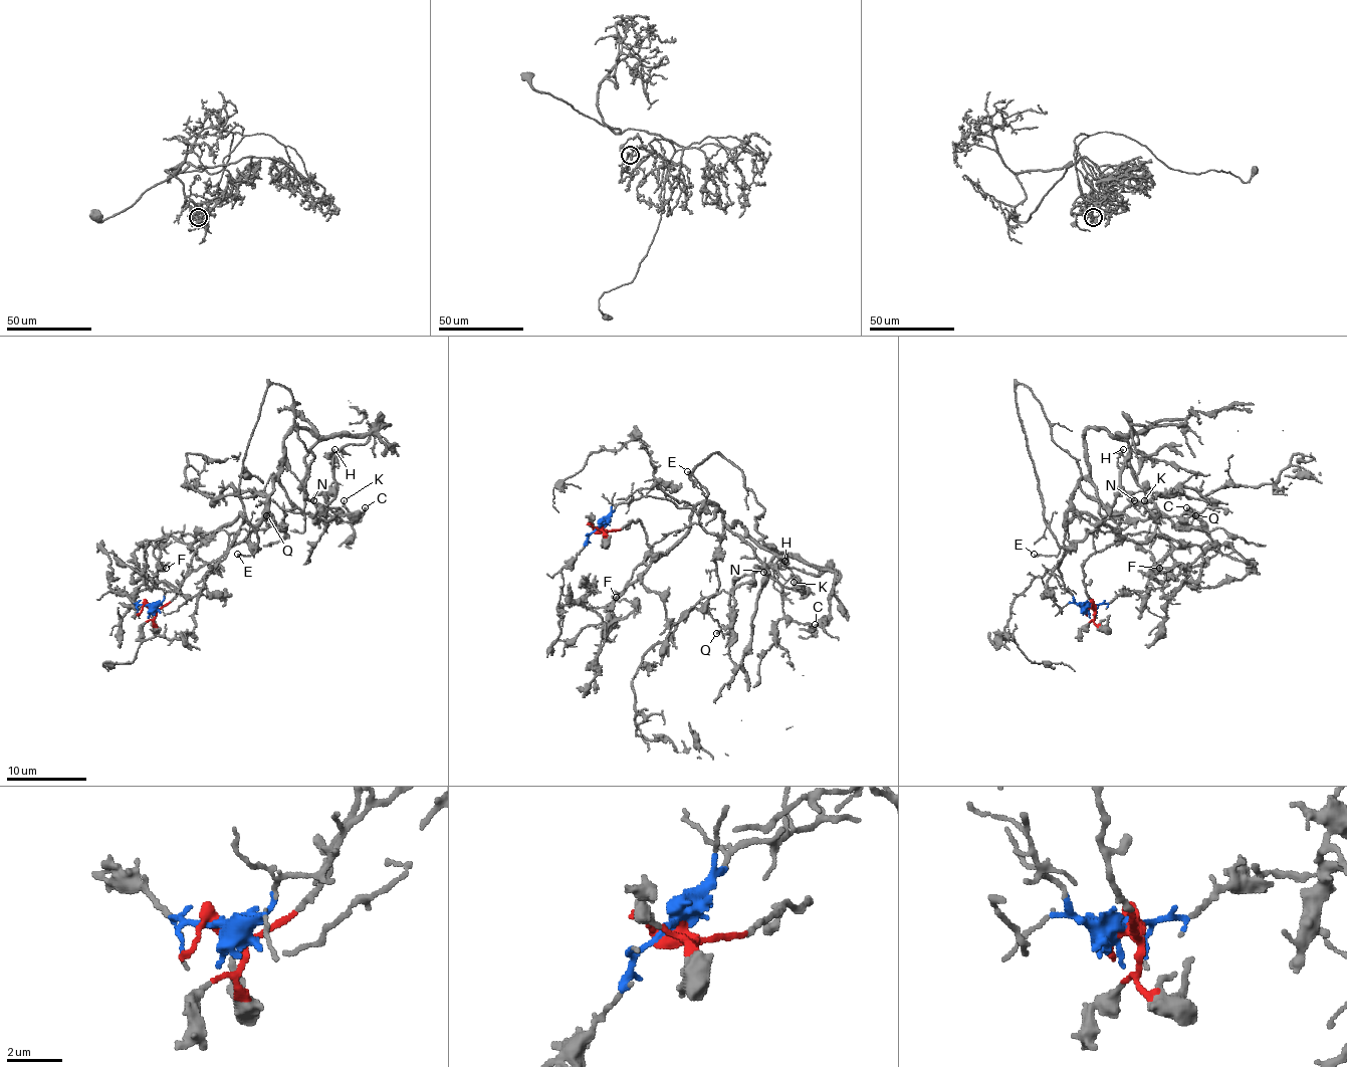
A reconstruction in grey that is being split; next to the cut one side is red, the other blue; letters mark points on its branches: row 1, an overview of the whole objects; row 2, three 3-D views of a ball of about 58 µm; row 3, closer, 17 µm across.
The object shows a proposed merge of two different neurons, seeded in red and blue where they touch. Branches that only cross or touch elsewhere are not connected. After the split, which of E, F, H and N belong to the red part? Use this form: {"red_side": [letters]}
{"red_side": ["F"]}

